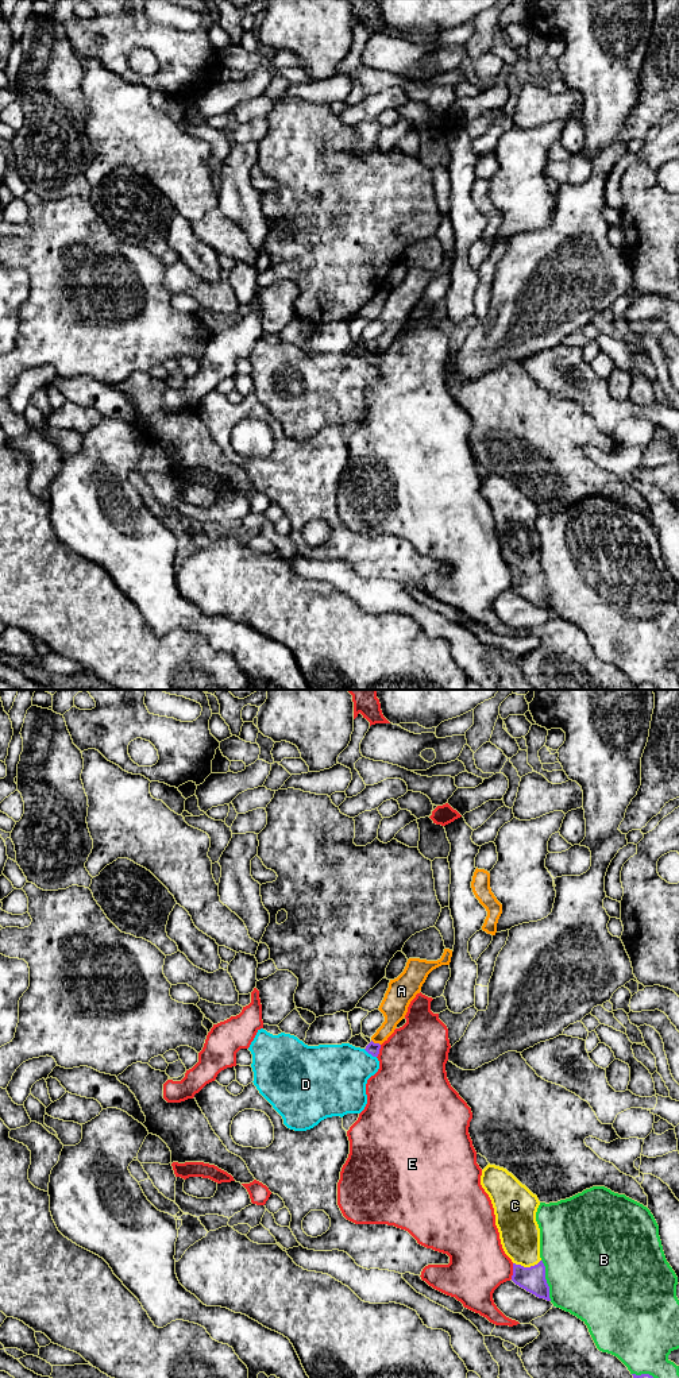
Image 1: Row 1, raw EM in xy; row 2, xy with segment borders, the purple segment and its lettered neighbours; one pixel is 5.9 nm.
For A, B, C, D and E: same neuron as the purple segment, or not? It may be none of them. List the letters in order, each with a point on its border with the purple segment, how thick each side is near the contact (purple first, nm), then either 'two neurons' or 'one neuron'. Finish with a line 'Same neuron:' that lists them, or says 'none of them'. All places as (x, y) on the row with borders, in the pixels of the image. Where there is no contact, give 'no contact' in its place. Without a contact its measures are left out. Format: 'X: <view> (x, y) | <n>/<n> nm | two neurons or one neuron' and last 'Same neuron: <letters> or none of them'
A: xy (375, 1043) | 70/160 nm | two neurons
B: xy (546, 1280) | 150/500 nm | two neurons
C: xy (527, 1268) | 150/240 nm | two neurons
D: xy (370, 1053) | 70/380 nm | two neurons
E: xy (513, 1272) | 150/360 nm | two neurons
Same neuron: none of them

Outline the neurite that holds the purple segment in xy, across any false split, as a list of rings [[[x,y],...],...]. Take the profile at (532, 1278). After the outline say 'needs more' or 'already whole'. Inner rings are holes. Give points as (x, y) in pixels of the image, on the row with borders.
[[[543,1261],[531,1267],[513,1263],[512,1281],[536,1297],[551,1301],[549,1286],[545,1279],[545,1266]]] | already whole

